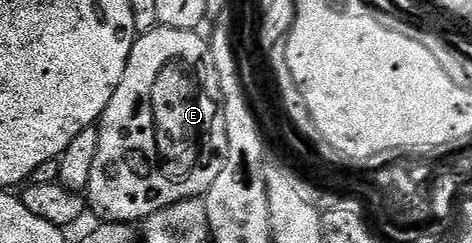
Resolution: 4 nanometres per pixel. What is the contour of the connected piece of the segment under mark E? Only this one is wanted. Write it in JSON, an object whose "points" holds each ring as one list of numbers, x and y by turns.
{"points":[[158,27,149,33,138,36,133,45,131,55,127,59,127,71,123,71,123,79,119,79,119,87,115,87,115,95,111,95,111,103,103,111,101,120,96,126,99,139,99,151,95,151,95,164,91,167,91,179,87,190,87,205,109,223,137,223,144,222,146,217,155,215,167,207,171,207,180,201,200,198,215,183,215,175,225,162,227,151,227,127,225,126,225,107,221,104,221,88,219,87,219,75,215,71,215,63,212,62,210,42,205,37,201,38,200,32,192,29,167,29]]}

